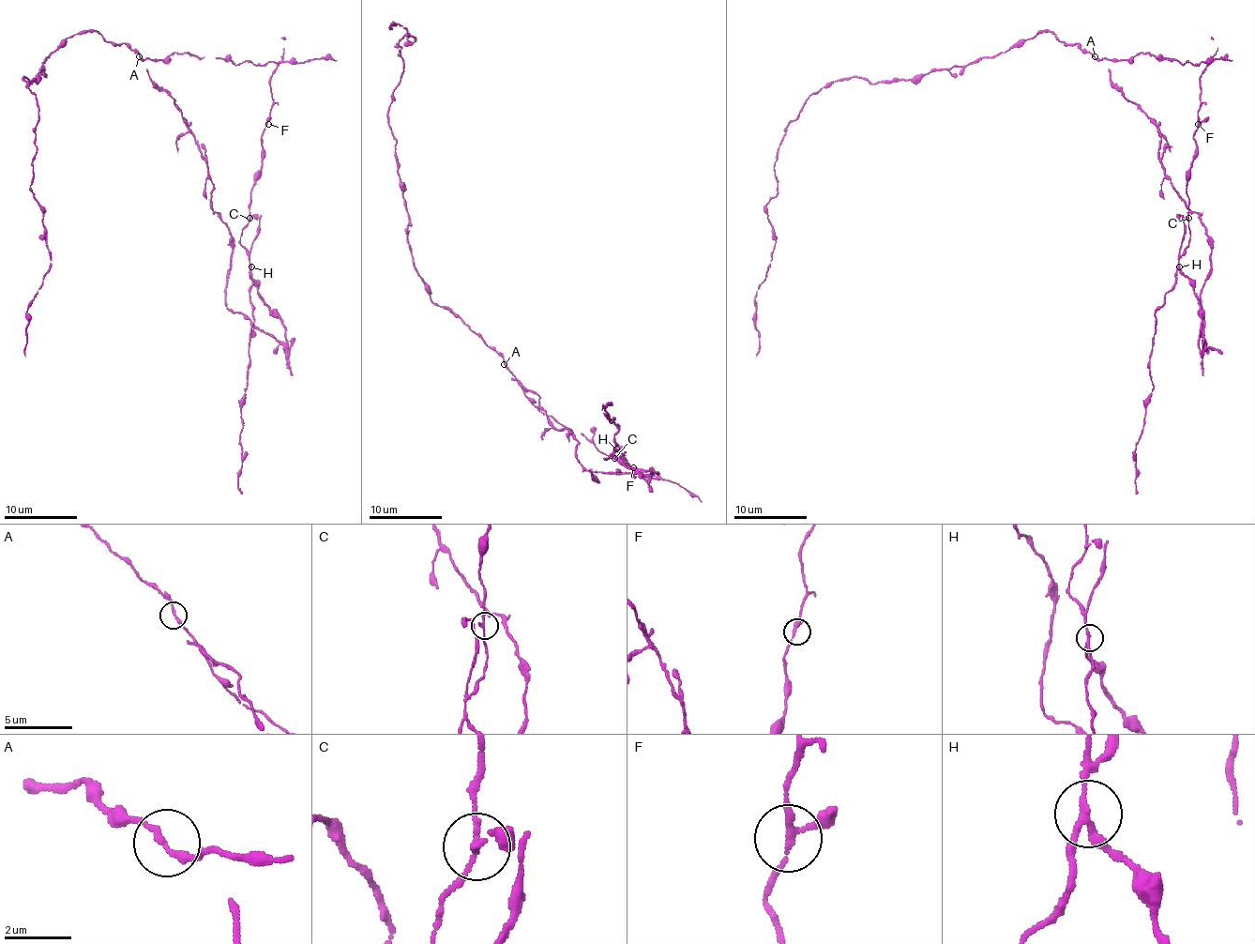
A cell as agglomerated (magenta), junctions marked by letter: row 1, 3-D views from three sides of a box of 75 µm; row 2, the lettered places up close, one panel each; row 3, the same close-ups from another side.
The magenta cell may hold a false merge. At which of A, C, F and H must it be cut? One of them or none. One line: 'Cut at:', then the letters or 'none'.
Cut at: H

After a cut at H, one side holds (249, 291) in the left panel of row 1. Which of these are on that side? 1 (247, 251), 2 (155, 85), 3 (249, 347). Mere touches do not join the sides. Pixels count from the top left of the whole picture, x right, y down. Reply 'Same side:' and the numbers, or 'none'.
Same side: 1, 3

